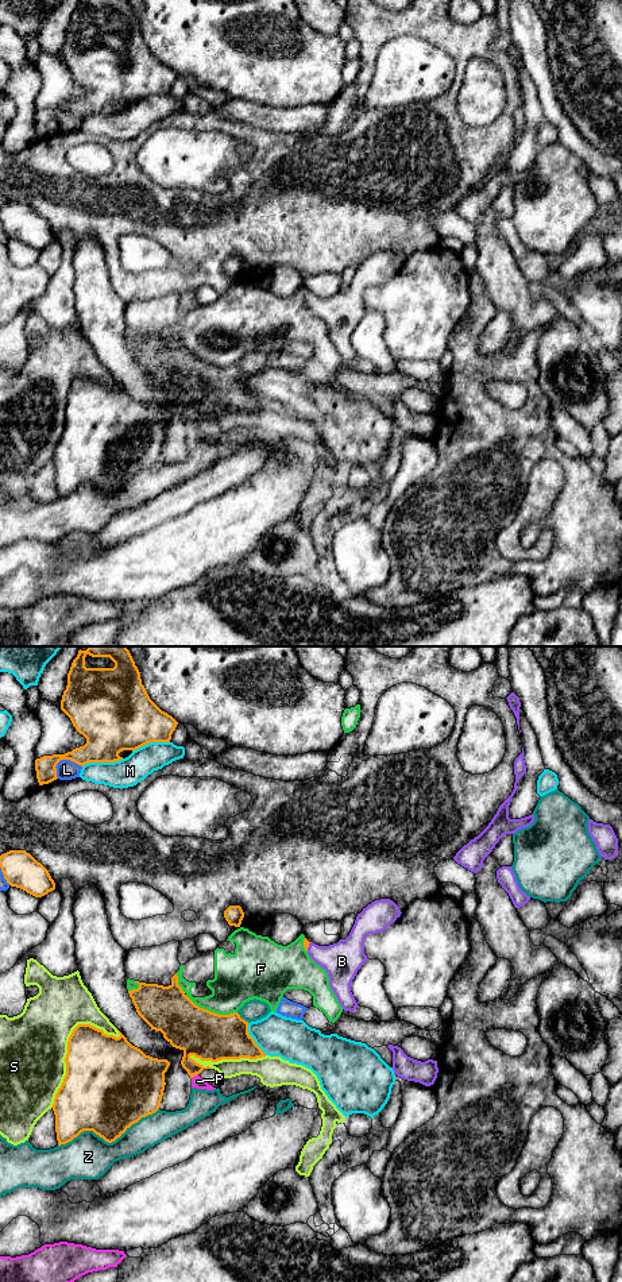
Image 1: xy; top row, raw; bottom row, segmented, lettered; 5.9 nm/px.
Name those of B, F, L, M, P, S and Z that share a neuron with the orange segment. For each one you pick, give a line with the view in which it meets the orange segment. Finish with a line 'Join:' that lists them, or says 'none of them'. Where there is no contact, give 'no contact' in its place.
B: meets orange in xy
Join: B

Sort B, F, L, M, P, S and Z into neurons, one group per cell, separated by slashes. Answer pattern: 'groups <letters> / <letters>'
groups B / F / L / M P / S / Z

